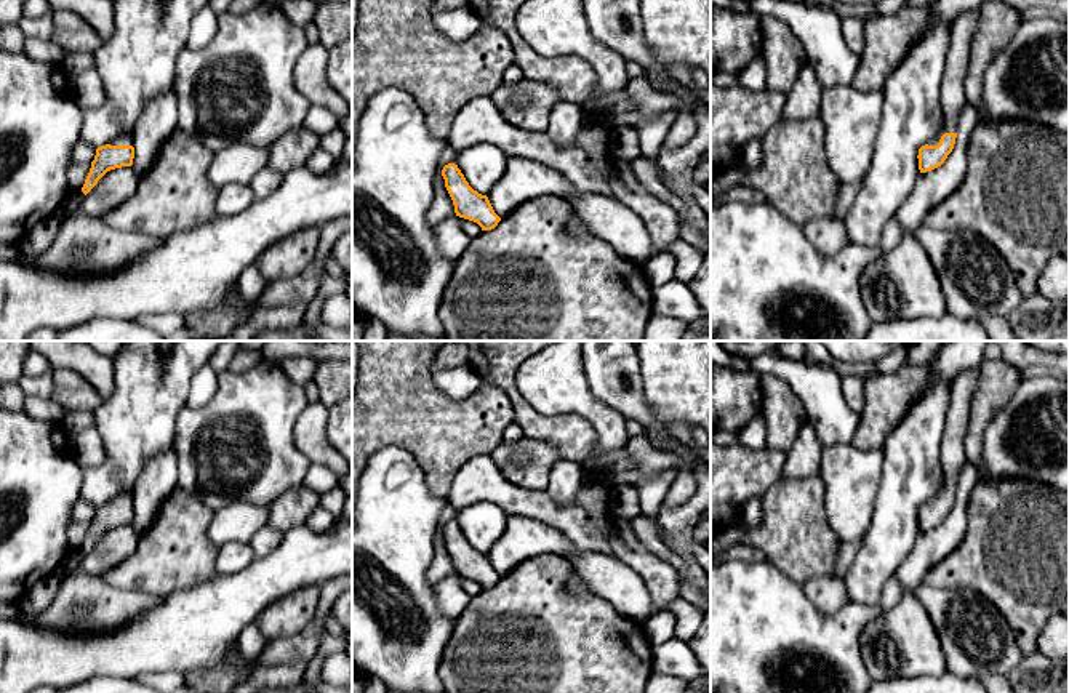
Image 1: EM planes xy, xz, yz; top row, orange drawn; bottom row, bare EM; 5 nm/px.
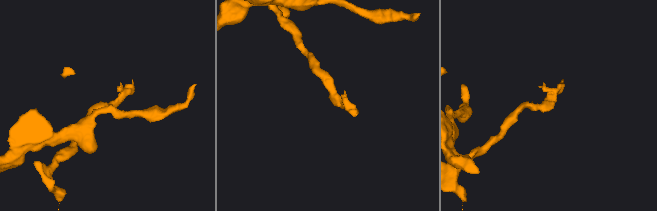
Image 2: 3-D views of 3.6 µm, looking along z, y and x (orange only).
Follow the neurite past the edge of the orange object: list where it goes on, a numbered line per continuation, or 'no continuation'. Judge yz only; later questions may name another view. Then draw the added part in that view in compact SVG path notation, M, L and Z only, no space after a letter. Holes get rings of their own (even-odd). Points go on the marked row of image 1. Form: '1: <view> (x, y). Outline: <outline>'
1: yz (954, 96). Outline: M967 10L952 21L946 72L941 85L944 126L943 131L928 142L928 146L938 146L944 133L957 133L957 118L968 101L965 91L965 72L978 18L979 10Z

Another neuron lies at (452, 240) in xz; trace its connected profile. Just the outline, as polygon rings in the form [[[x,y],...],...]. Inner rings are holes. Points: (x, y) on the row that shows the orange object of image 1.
[[[450,216],[435,227],[438,250],[446,259],[456,261],[469,245],[469,237],[459,226],[459,216]]]

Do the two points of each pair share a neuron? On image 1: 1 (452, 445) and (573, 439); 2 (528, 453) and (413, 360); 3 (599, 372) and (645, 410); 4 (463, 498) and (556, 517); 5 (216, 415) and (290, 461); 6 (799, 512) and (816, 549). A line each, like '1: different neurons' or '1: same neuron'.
1: different neurons
2: different neurons
3: same neuron
4: same neuron
5: same neuron
6: same neuron

